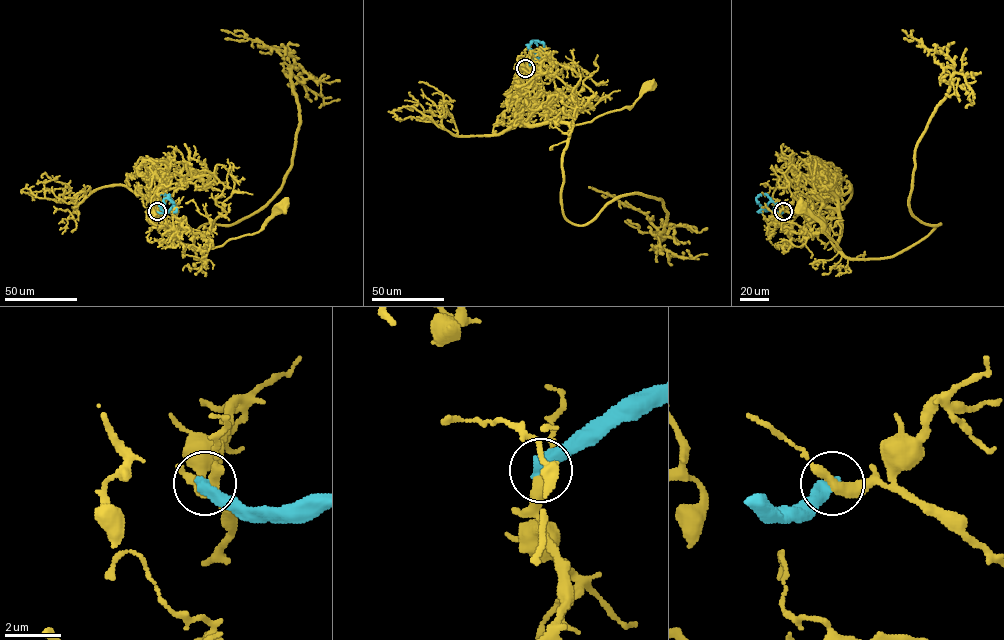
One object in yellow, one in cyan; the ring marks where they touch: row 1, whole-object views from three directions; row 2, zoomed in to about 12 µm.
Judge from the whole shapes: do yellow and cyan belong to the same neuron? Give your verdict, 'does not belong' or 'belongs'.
does not belong

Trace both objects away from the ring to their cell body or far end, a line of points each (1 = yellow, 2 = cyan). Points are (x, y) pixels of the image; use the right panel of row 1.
1: (783, 211), (797, 216), (816, 212), (824, 205), (833, 208), (840, 224), (840, 249), (801, 207)
2: (783, 211), (765, 211), (756, 198), (757, 203)

